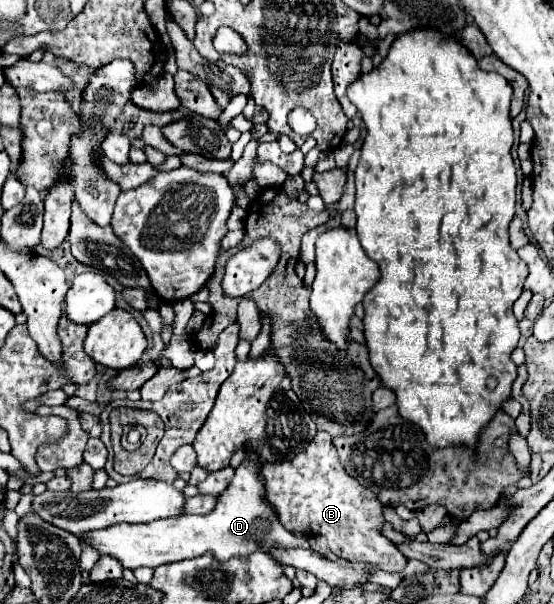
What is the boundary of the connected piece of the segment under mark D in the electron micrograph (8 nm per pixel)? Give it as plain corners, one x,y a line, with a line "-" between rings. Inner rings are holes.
245,459
237,469
229,489
217,501
217,507
209,515
181,515
179,519
159,519
153,523
131,525
119,523
115,527
89,531
81,539
91,545
99,555
109,555
117,559
123,569
137,567
159,567
165,563
175,563
183,559
199,557
207,551
223,563
235,555
249,555
253,551
265,551
269,545
277,543
279,547
309,547
305,539
293,537
279,521
277,513
263,501
265,485
257,477
259,463
257,459

